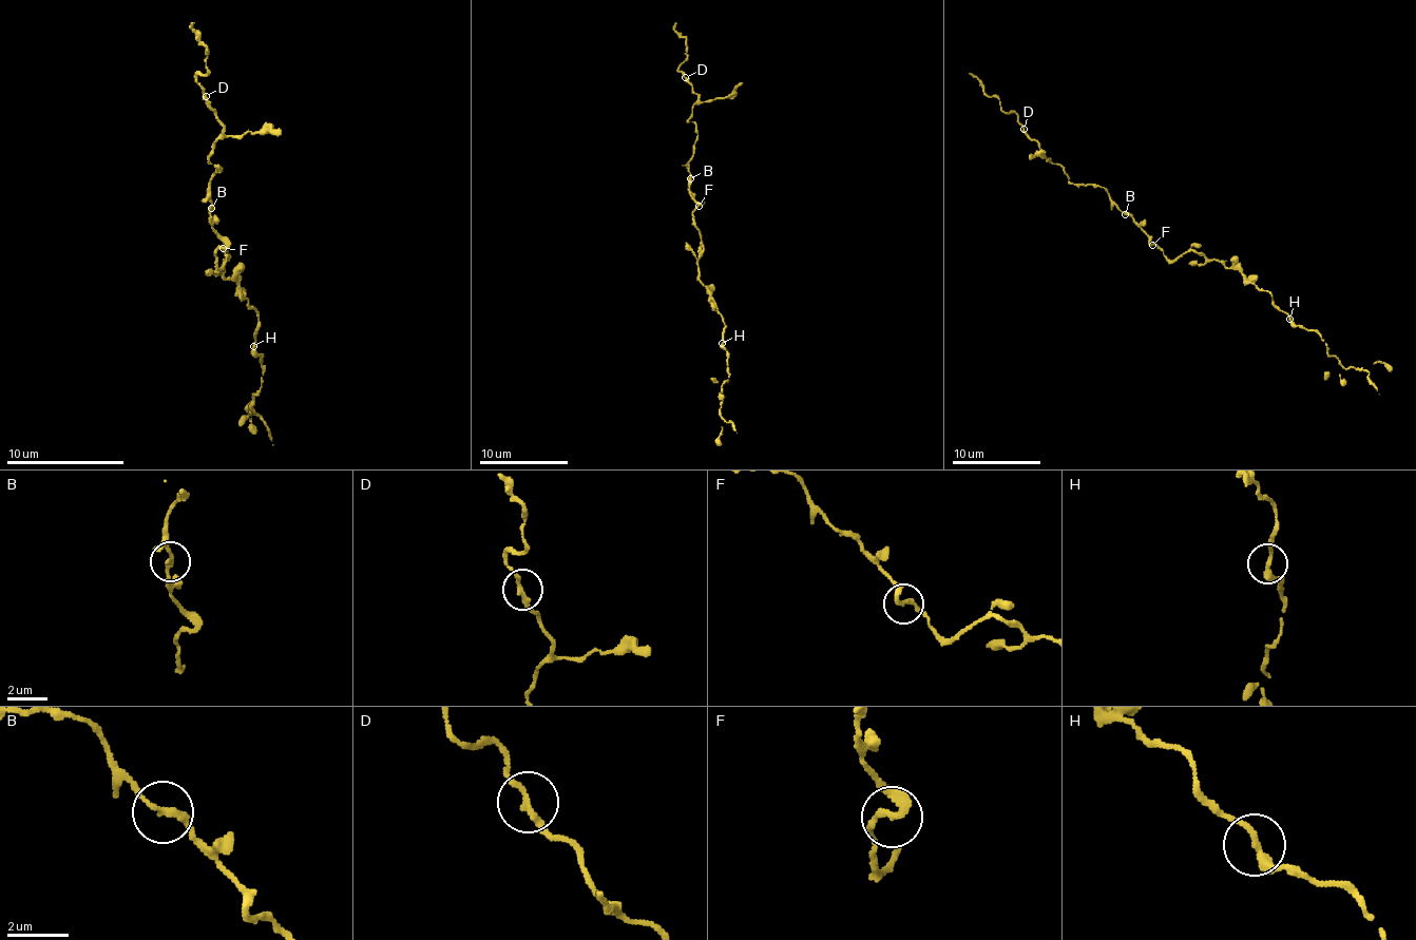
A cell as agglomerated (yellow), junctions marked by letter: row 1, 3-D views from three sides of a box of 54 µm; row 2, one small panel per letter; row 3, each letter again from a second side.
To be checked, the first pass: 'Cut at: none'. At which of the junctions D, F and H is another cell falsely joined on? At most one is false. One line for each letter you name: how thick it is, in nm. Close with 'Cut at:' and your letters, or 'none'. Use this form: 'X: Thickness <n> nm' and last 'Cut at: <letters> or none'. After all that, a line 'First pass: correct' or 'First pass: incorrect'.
Cut at: none
First pass: correct

